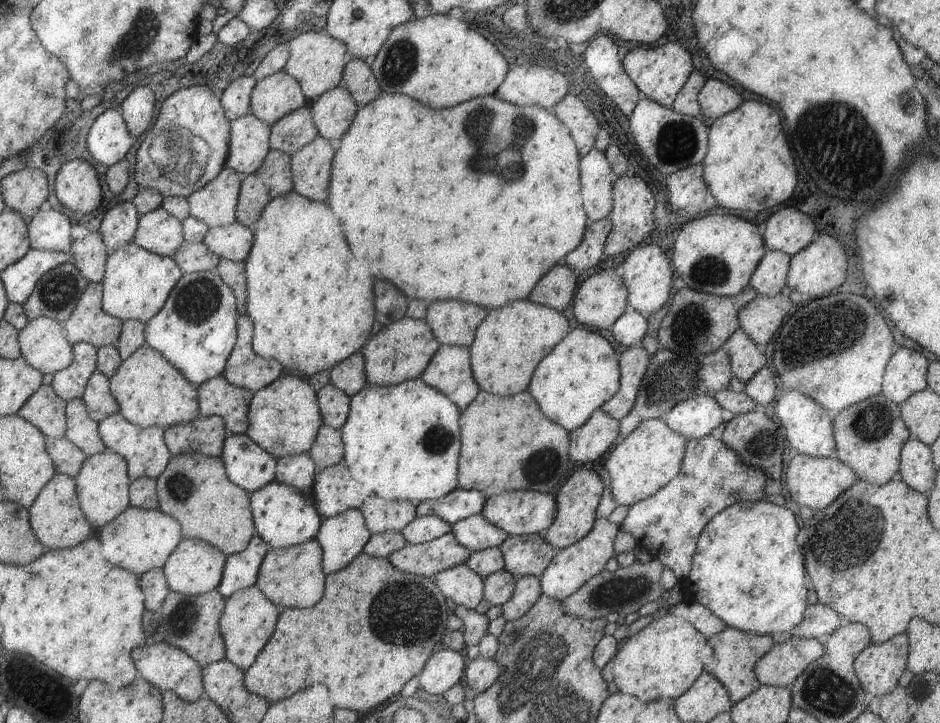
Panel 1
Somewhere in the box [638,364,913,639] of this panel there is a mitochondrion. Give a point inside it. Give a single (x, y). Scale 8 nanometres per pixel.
(851, 531)

